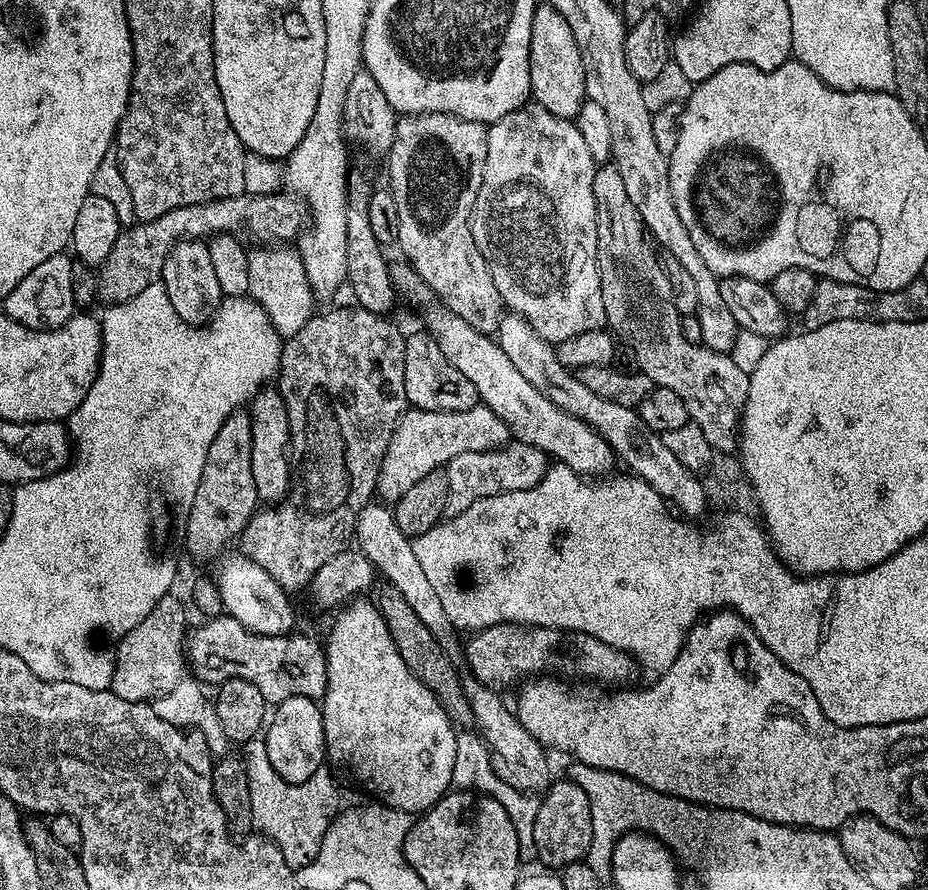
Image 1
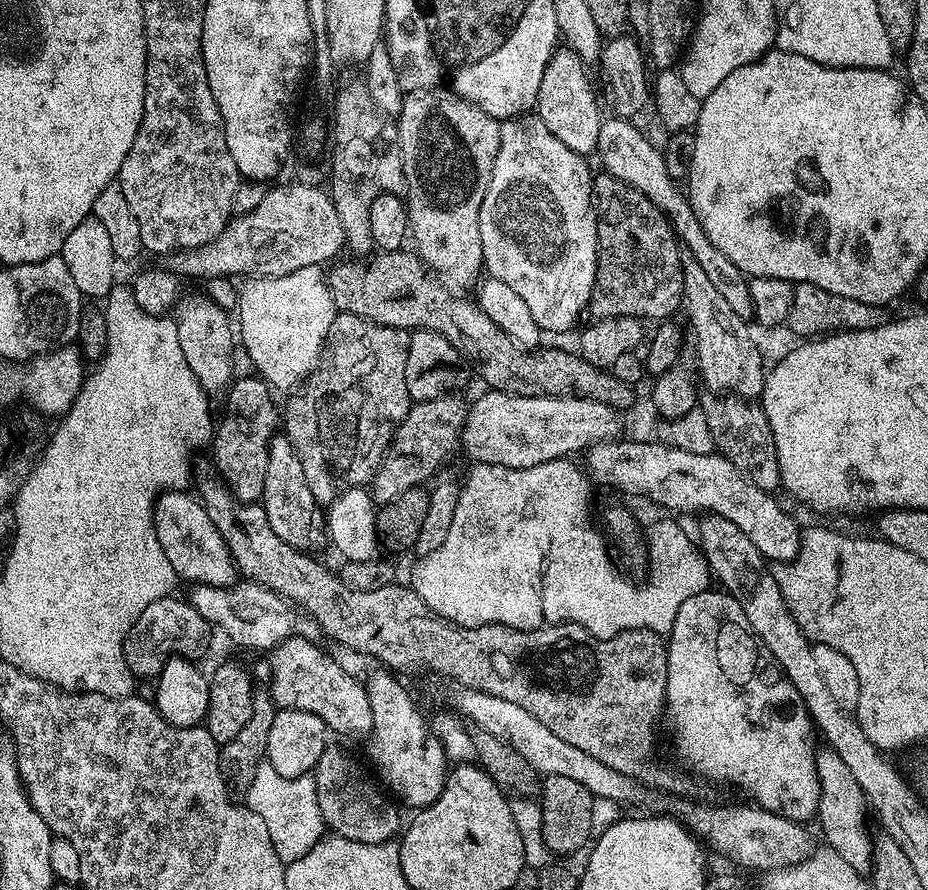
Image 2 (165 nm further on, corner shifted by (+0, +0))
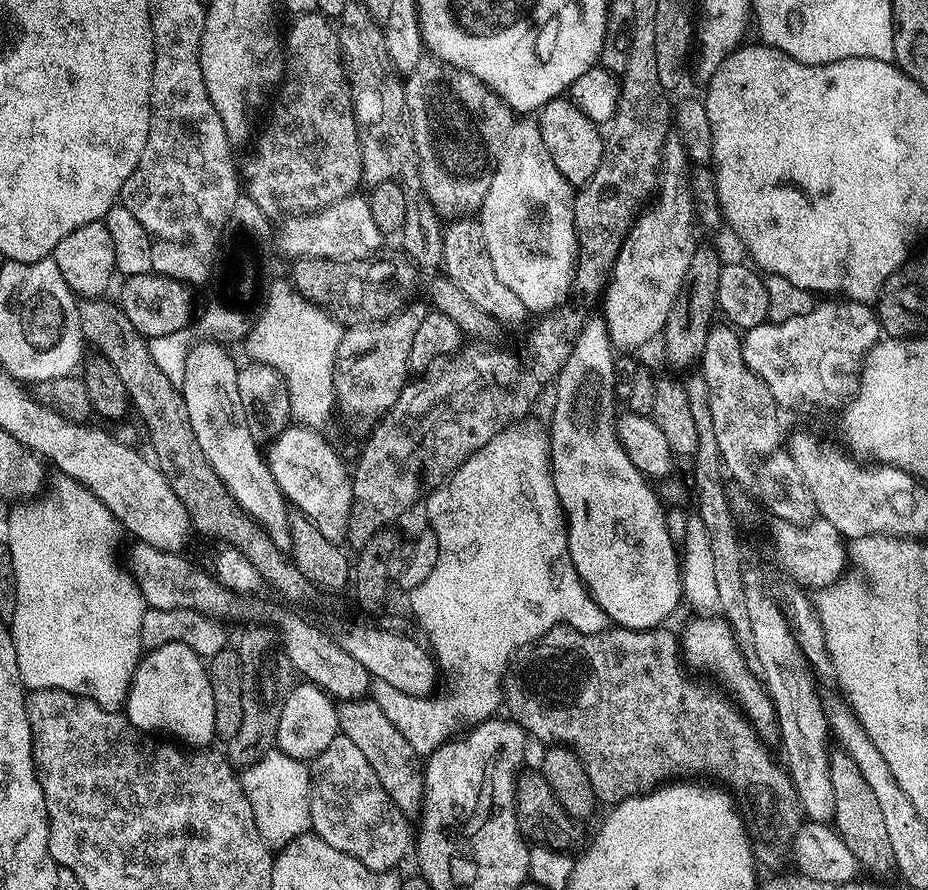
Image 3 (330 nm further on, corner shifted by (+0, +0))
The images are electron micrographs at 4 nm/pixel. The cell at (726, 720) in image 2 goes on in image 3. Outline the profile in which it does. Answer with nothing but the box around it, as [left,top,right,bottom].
[682,618,774,722]

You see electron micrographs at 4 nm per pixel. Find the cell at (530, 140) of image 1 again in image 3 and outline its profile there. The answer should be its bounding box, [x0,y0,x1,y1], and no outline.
[478,118,576,314]

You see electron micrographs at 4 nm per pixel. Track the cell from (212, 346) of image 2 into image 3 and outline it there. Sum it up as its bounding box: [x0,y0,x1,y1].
[178,340,292,554]

